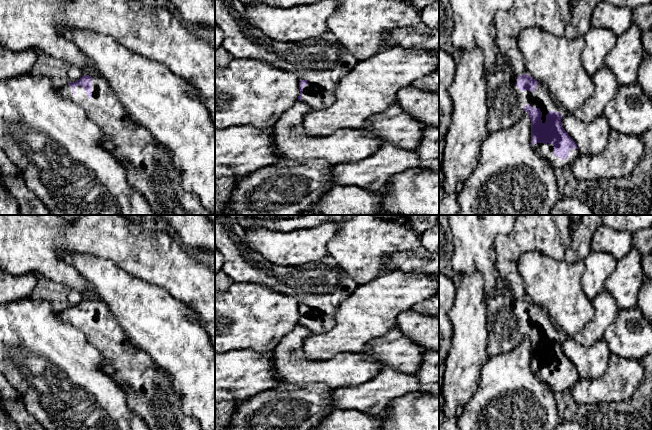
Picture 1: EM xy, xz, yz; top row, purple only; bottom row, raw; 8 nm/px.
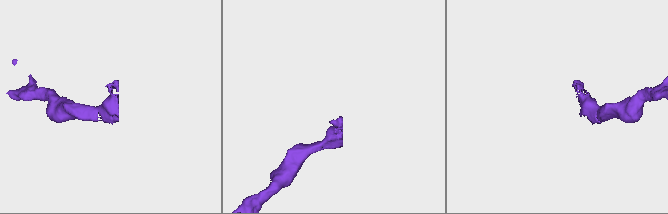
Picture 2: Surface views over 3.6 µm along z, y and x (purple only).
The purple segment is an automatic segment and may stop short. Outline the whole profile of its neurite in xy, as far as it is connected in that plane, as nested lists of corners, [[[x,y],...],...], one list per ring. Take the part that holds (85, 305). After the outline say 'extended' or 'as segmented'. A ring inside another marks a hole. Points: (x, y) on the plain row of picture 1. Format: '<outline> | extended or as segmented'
[[[83,299],[78,305],[61,311],[59,318],[84,332],[87,341],[103,357],[102,371],[124,389],[128,407],[144,420],[150,430],[203,430],[194,416],[182,411],[180,395],[173,389],[168,374],[157,368],[150,357],[132,347],[105,303]]] | extended

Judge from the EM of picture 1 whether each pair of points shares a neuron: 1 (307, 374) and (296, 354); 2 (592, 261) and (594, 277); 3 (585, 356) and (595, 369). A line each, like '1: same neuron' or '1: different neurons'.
1: same neuron
2: same neuron
3: same neuron

